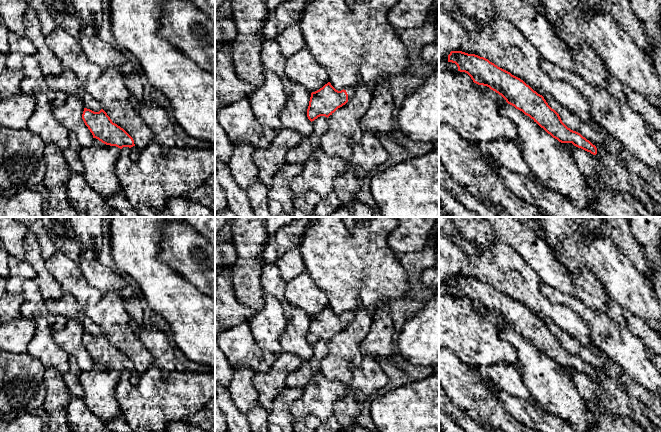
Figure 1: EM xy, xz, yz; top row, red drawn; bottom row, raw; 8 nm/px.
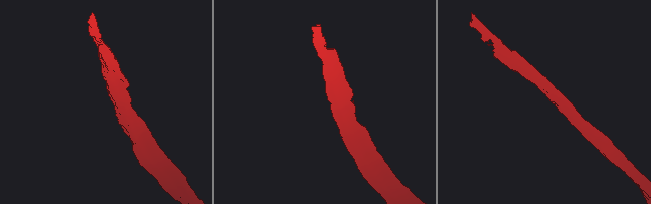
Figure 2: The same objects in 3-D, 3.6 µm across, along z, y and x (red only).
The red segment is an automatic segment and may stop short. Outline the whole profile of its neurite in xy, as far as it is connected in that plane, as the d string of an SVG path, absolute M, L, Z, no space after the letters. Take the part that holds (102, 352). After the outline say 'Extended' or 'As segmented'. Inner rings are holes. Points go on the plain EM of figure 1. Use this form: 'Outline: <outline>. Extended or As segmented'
Outline: M84 332L82 343L92 357L93 362L102 367L120 373L135 370L133 362L123 352L113 347L103 333L94 336Z. As segmented

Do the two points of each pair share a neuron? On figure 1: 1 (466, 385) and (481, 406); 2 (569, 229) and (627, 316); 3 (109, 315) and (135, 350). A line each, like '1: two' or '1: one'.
1: one
2: two
3: one

